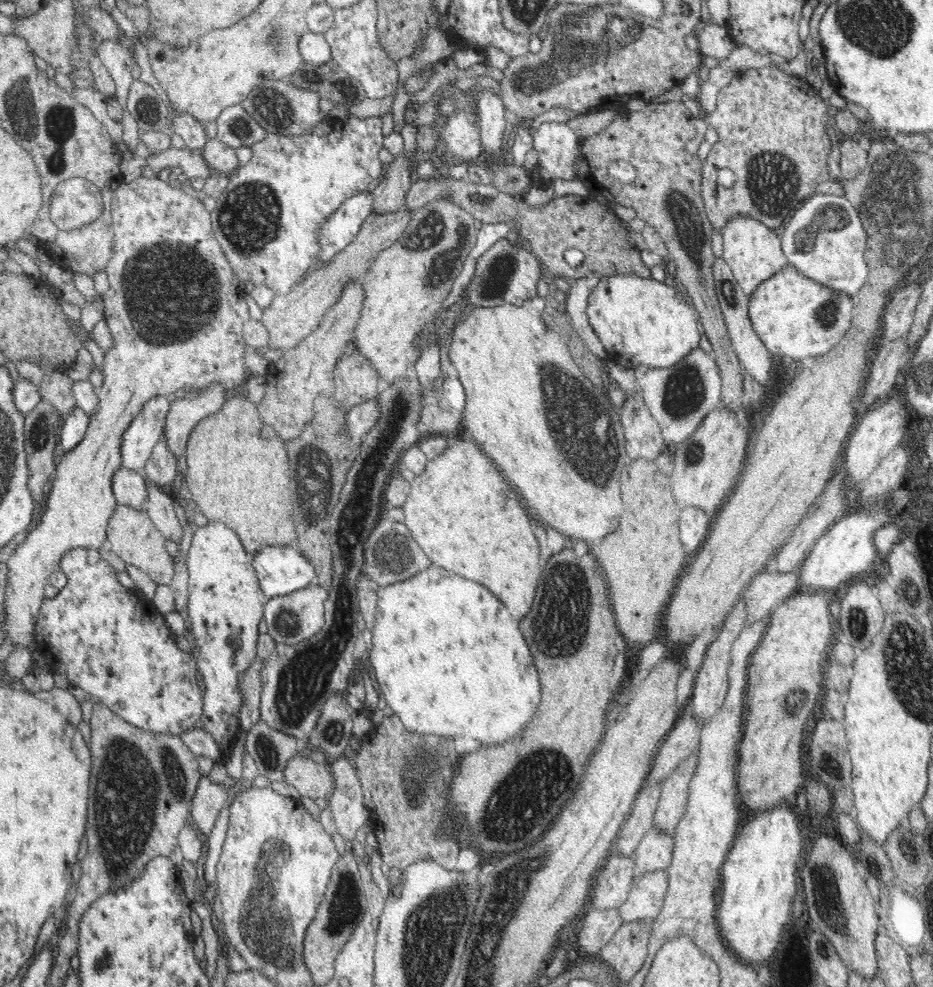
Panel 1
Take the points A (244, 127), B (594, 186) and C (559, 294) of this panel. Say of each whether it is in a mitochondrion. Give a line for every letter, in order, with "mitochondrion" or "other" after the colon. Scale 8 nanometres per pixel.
A: mitochondrion
B: other
C: other

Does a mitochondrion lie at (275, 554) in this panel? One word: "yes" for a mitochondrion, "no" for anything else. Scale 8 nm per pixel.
no

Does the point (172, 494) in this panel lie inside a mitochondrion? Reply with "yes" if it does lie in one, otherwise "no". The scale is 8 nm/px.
no

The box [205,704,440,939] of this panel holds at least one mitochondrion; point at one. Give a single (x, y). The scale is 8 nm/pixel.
(266, 747)

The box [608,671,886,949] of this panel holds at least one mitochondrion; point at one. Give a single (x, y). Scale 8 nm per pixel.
(829, 904)

